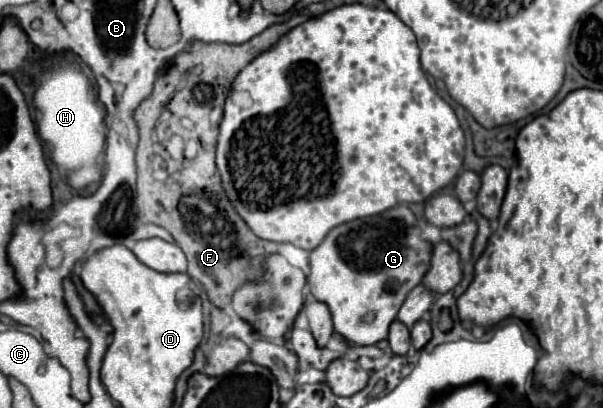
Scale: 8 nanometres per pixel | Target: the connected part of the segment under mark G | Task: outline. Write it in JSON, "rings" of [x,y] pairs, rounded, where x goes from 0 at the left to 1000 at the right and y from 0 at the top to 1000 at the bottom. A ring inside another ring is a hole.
{"rings":[[[675,500],[645,510],[632,525],[612,529],[612,534],[595,534],[595,539],[582,539],[575,549],[566,549],[559,559],[552,559],[542,583],[532,593],[532,603],[526,603],[516,627],[512,627],[512,647],[516,647],[516,667],[512,667],[512,706],[516,721],[522,725],[522,735],[539,740],[549,760],[552,775],[552,799],[556,814],[562,814],[566,824],[572,824],[579,838],[589,838],[595,848],[612,848],[612,843],[625,843],[629,833],[642,828],[645,814],[645,794],[655,784],[665,745],[672,740],[675,721],[698,696],[708,657],[711,657],[711,637],[715,637],[715,593],[705,593],[698,583],[692,539],[685,529],[685,520],[675,510]],[[605,770],[622,770],[622,789],[605,794],[599,789],[599,779]]]}

